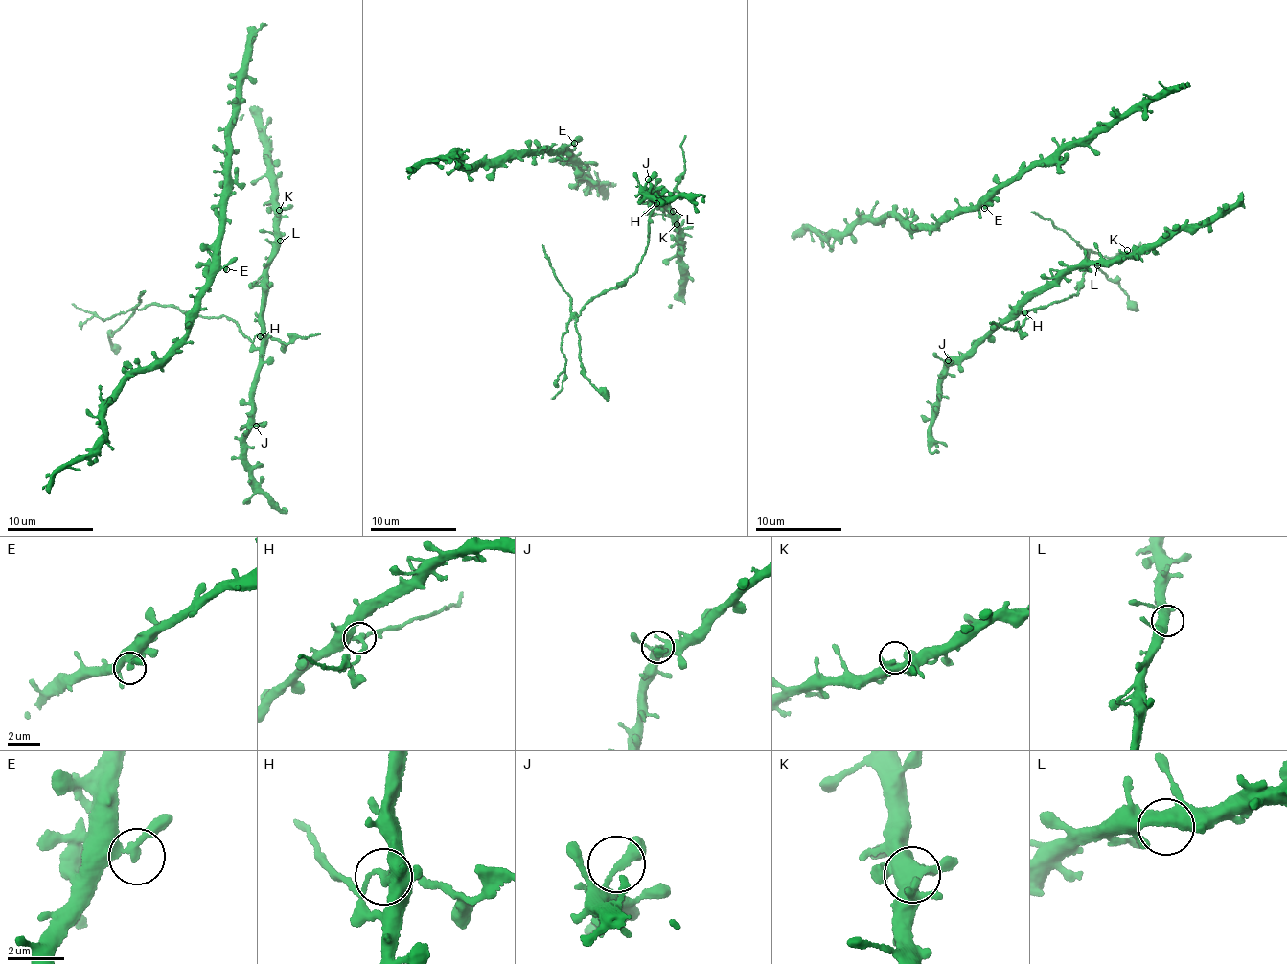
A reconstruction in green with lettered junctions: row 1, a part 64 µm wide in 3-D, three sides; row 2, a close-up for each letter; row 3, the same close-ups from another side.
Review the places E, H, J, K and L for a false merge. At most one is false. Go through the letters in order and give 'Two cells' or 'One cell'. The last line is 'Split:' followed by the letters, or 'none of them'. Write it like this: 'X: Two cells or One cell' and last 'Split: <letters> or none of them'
E: One cell
H: Two cells
J: One cell
K: One cell
L: One cell
Split: H

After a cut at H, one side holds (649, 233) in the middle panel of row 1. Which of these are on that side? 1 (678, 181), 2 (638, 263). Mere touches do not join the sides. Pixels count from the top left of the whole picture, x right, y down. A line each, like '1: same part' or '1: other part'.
1: same part
2: same part

